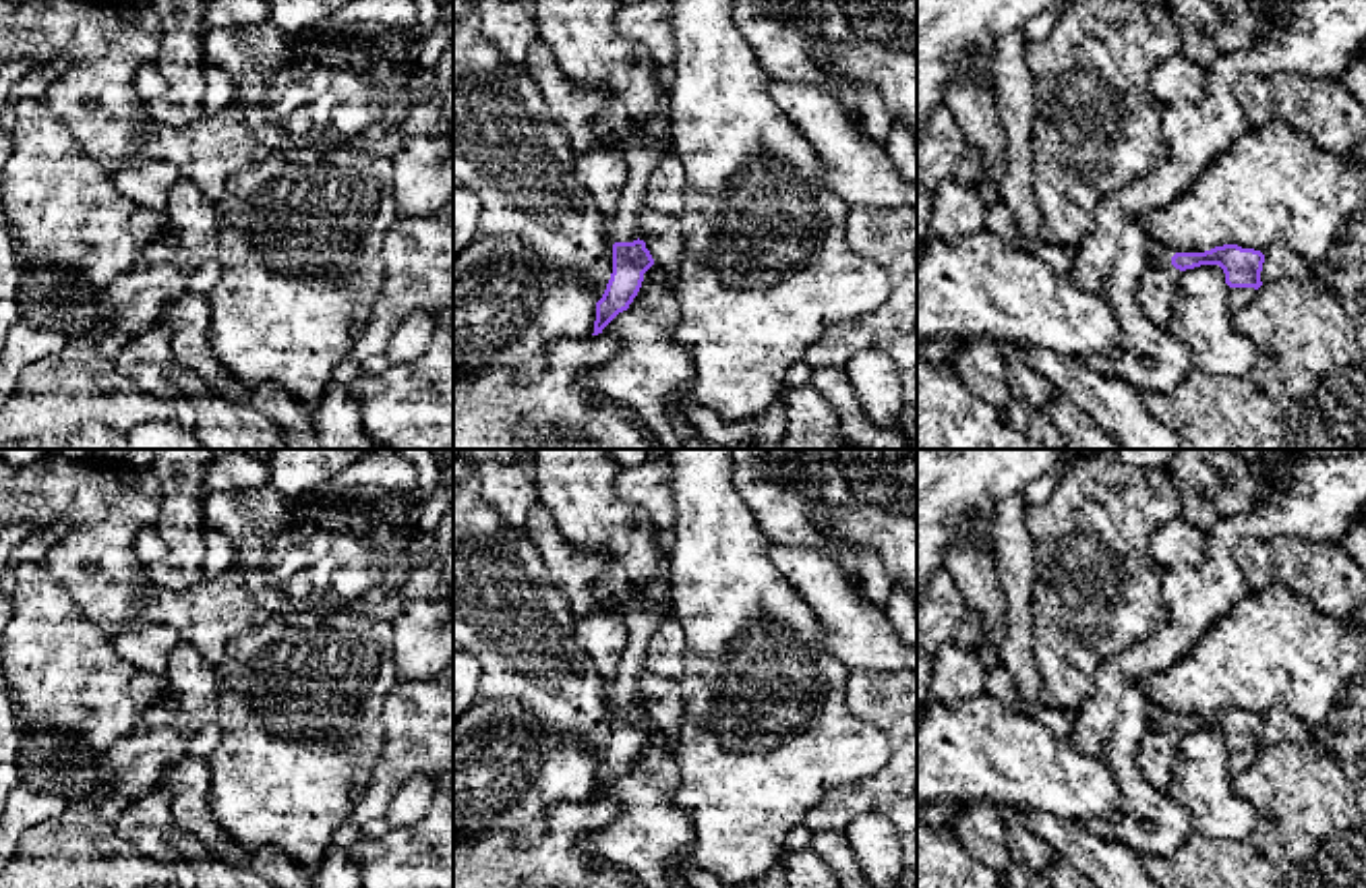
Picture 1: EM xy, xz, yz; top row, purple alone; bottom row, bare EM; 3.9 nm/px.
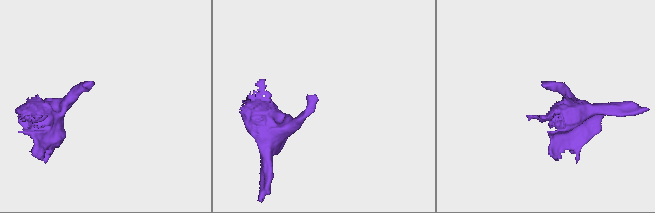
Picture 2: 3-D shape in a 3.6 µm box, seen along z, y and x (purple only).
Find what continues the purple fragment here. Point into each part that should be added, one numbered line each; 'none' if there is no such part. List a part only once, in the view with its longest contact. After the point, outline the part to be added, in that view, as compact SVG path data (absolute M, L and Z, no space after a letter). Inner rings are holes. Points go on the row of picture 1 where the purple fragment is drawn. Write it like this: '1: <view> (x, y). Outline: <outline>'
1: xz (642, 156). Outline: M650 118L642 132L631 126L621 147L627 161L627 180L623 184L617 213L606 224L611 246L615 242L633 242L640 238L640 217L646 209L648 180L662 153L660 139L671 130L671 118Z

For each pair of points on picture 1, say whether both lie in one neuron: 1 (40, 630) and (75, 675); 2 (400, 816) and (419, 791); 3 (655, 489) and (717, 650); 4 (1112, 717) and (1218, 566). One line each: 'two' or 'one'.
1: one
2: one
3: two
4: one

